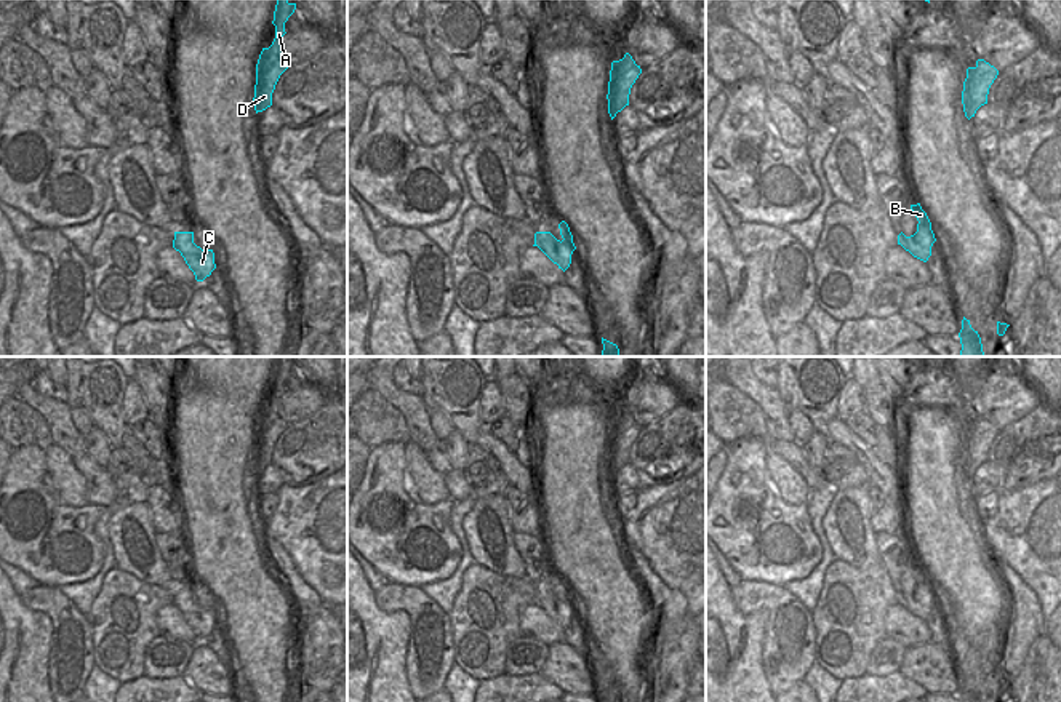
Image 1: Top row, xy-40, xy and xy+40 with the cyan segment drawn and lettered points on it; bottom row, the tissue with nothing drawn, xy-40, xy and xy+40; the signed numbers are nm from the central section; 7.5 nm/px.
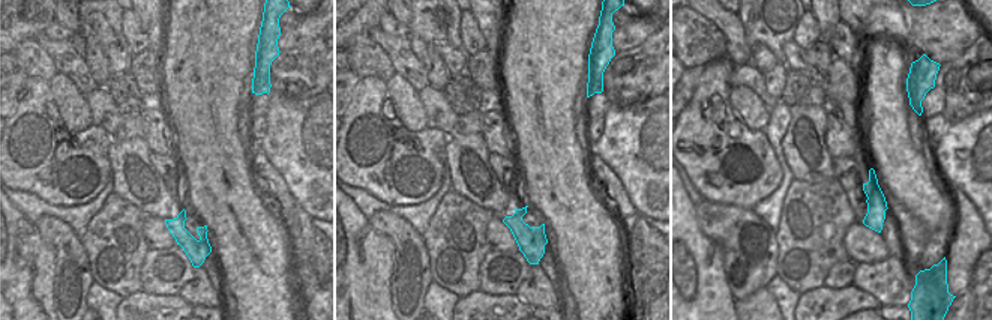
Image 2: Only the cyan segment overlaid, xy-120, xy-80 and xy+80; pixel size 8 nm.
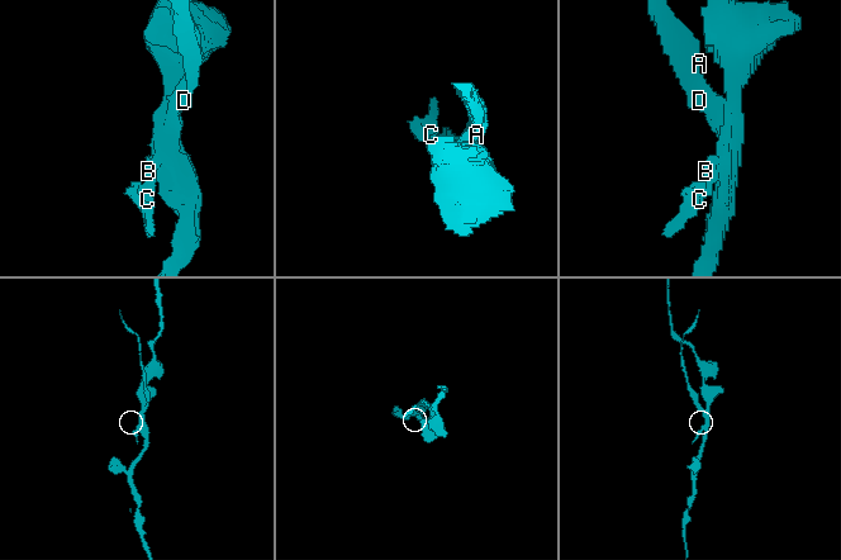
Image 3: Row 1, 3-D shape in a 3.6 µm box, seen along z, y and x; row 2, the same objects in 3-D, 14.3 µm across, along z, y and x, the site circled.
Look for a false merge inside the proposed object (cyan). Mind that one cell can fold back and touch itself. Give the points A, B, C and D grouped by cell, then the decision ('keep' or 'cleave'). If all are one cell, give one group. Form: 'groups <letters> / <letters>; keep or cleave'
groups A D / B C; cleave

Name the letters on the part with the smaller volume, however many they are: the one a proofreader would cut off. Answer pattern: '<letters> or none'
A, D

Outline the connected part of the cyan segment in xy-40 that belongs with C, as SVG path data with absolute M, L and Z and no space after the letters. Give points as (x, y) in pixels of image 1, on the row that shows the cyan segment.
M174 232L173 248L181 253L197 281L203 281L216 269L213 249L194 243L194 232Z

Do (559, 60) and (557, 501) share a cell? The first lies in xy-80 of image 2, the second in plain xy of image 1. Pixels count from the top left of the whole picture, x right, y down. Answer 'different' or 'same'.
same

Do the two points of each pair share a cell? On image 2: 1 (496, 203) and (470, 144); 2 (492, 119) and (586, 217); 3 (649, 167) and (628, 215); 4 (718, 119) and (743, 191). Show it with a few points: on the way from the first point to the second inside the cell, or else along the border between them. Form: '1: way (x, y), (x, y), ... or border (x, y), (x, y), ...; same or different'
1: way (476, 197), (467, 190), (458, 172), (458, 160); same
2: border (506, 117), (515, 155); different
3: border (613, 173), (638, 214); different
4: way (718, 138), (724, 176); same

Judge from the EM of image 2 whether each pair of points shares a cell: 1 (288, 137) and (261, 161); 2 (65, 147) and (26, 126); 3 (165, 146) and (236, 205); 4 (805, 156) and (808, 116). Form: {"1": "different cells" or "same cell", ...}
{"1": "different cells", "2": "same cell", "3": "different cells", "4": "same cell"}

